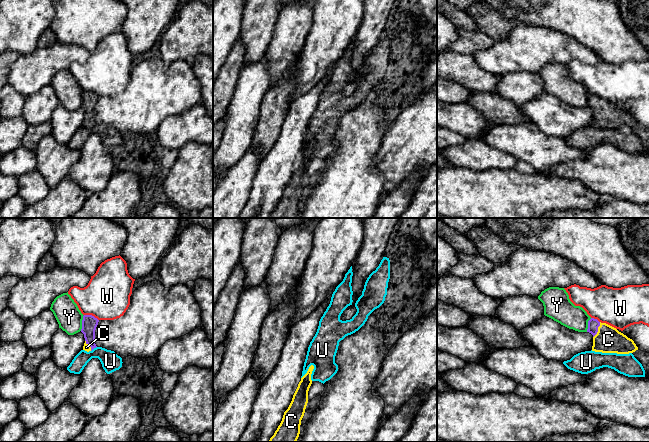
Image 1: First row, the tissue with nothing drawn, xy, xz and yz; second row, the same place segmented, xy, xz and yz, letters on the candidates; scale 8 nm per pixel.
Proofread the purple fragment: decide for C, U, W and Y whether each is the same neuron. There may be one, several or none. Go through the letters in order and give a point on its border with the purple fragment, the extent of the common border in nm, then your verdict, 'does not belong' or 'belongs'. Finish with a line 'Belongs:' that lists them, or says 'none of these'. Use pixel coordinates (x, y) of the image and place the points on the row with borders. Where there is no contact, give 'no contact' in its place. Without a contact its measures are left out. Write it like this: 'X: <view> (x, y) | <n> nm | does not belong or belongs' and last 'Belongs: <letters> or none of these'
C: yz (597, 330) | 140 nm | belongs
U: xy (93, 348) | 60 nm | does not belong
W: xy (91, 315) | 130 nm | does not belong
Y: xy (82, 323) | 130 nm | does not belong
Belongs: C

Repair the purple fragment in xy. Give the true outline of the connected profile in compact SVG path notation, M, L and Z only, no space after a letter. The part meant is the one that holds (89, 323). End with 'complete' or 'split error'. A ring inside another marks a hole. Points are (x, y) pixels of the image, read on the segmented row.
M84 315L82 320L81 332L84 334L85 343L83 350L89 352L96 348L95 330L99 320L92 315Z; split error

